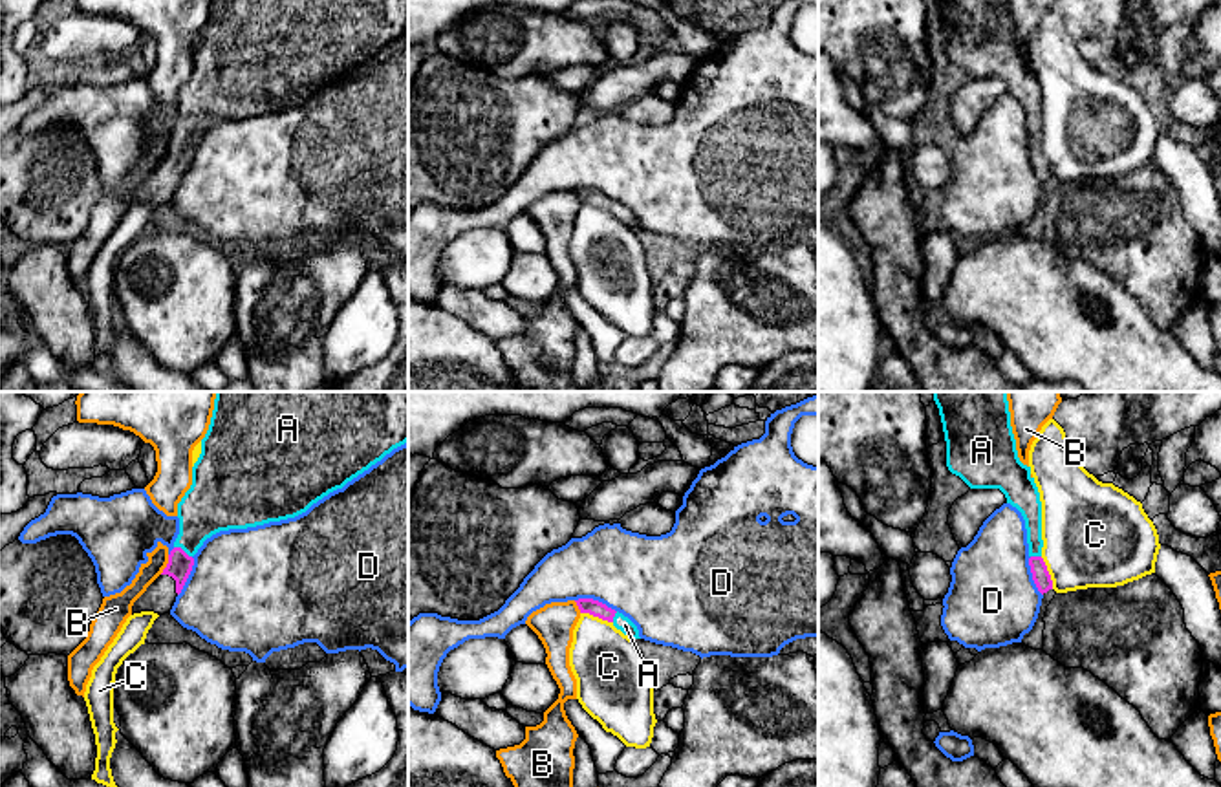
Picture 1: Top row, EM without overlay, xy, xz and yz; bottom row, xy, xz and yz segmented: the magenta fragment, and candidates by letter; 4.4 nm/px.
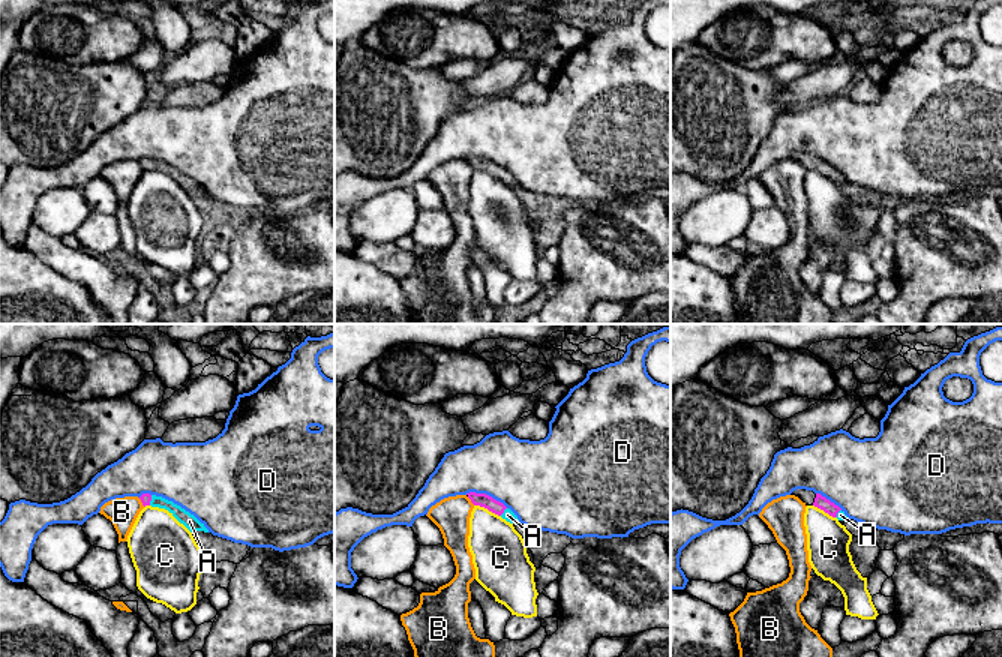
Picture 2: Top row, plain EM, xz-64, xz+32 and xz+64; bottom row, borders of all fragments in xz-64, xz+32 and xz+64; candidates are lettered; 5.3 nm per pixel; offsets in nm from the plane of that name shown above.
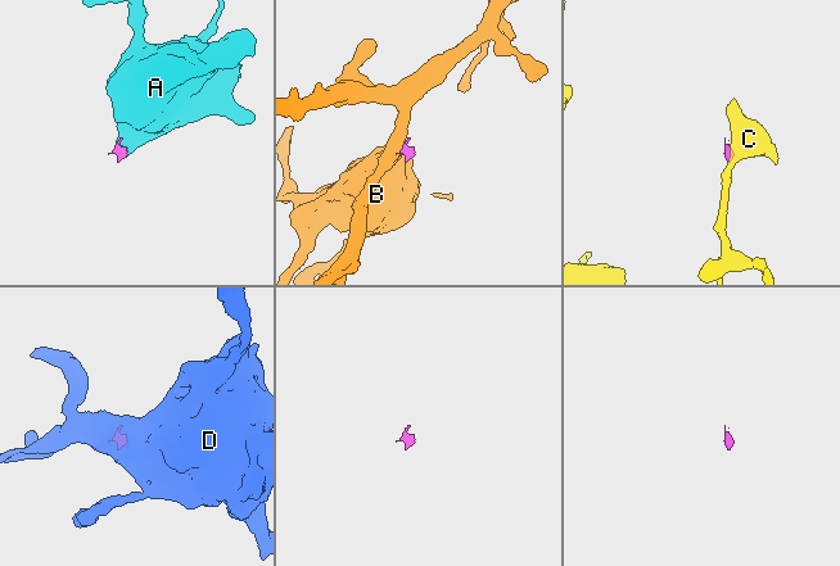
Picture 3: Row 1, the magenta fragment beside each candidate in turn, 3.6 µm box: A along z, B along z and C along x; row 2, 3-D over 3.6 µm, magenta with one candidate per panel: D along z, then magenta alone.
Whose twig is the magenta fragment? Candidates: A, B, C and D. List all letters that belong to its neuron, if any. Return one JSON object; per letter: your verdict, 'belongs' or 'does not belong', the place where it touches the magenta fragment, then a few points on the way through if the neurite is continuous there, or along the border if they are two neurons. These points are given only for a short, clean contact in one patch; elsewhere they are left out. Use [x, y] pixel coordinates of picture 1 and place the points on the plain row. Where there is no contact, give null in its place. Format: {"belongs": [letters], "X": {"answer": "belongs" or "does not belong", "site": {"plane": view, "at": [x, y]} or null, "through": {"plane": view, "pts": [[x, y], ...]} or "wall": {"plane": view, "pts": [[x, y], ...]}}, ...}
{"belongs": ["A"], "A": {"answer": "belongs", "site": {"plane": "xy", "at": [182, 140]}, "through": {"plane": "xy", "pts": [[180, 154], [182, 140], [200, 107], [213, 94]]}}, "B": {"answer": "does not belong", "site": {"plane": "xy", "at": [167, 154]}, "wall": {"plane": "xy", "pts": [[169, 145], [169, 152], [160, 163]]}}, "C": {"answer": "does not belong", "site": {"plane": "xz", "at": [597, 205]}, "wall": {"plane": "xz", "pts": [[581, 202], [612, 213]]}}, "D": {"answer": "does not belong", "site": {"plane": "xz", "at": [595, 191]}, "wall": {"plane": "xz", "pts": [[575, 189], [597, 189], [615, 202]]}}}

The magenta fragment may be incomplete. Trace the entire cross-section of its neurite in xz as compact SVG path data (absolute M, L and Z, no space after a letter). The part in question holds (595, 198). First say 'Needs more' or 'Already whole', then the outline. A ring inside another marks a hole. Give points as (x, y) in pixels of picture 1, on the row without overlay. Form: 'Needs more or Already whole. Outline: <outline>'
Needs more. Outline: M578 189L575 192L580 203L589 203L593 207L611 212L617 220L621 220L624 225L628 225L633 231L641 229L637 216L628 207L608 198L606 194L593 189Z

